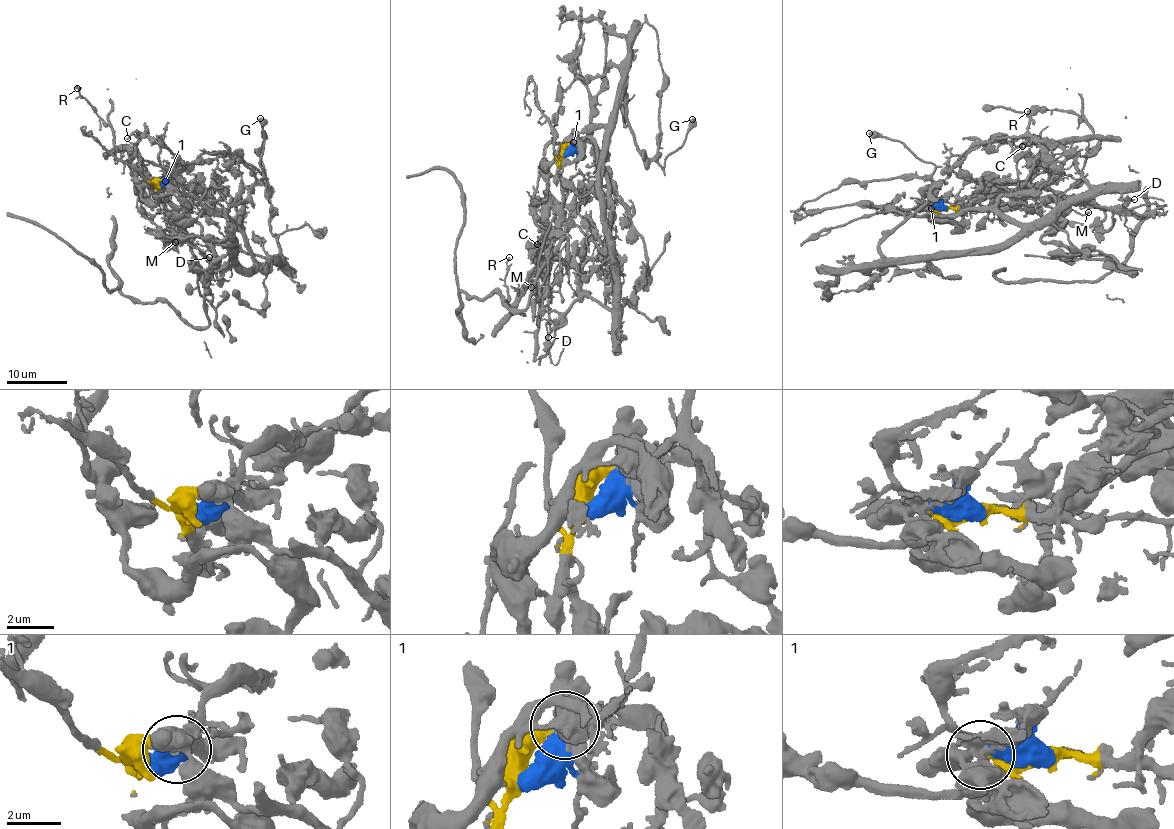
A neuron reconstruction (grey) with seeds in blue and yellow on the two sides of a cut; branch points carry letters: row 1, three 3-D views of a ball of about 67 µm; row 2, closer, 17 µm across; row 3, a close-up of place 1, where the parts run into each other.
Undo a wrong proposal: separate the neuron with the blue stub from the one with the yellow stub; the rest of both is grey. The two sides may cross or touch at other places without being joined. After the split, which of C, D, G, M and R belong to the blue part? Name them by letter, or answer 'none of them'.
G

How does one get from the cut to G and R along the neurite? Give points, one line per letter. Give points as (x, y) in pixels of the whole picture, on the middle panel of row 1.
G: (563, 155), (590, 139), (605, 173), (607, 224), (605, 128), (624, 85), (635, 145), (663, 168), (692, 118)
R: (563, 155), (558, 172), (562, 206), (513, 315), (515, 310), (508, 303), (505, 284), (510, 257)

